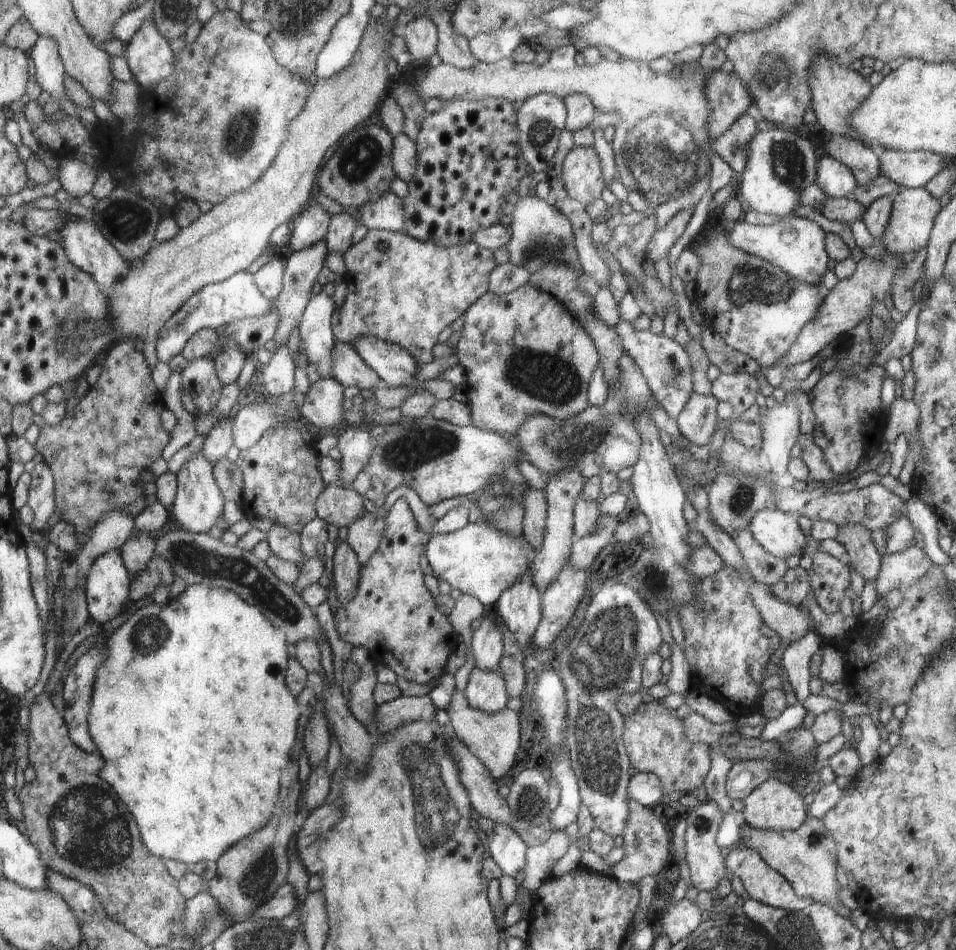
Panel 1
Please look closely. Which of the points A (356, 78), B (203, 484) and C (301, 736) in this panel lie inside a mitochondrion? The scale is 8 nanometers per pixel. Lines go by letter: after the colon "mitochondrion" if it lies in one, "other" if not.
A: other
B: other
C: other

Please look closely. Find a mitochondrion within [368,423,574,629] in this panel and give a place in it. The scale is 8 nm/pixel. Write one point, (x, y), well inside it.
(504, 494)

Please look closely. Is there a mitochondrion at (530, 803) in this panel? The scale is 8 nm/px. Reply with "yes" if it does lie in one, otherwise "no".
yes

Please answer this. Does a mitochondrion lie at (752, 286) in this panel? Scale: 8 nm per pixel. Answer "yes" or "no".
yes

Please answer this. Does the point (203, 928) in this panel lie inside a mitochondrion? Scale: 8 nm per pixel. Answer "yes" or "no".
yes

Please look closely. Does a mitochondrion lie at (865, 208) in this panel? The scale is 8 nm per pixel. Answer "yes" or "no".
no

